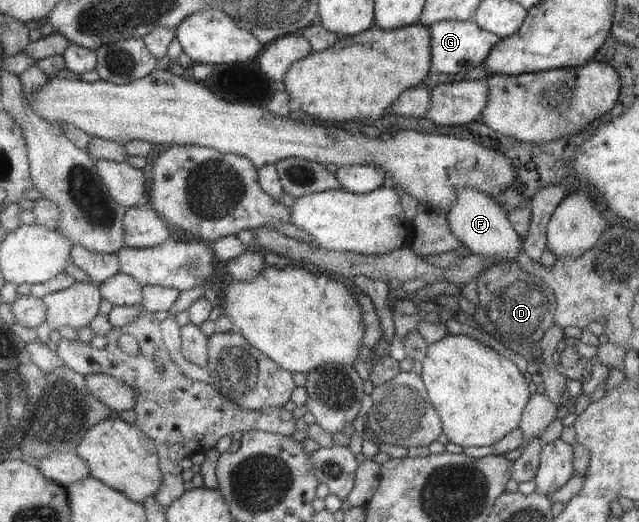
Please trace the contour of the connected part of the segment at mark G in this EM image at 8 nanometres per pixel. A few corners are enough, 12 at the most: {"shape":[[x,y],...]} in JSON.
{"shape":[[472,20],[430,30],[430,76],[480,69],[499,40]]}

